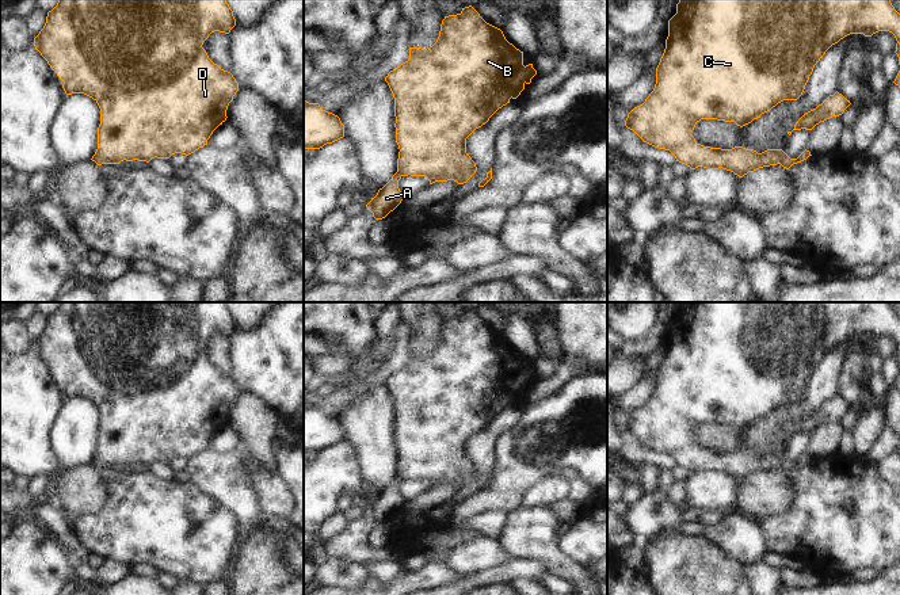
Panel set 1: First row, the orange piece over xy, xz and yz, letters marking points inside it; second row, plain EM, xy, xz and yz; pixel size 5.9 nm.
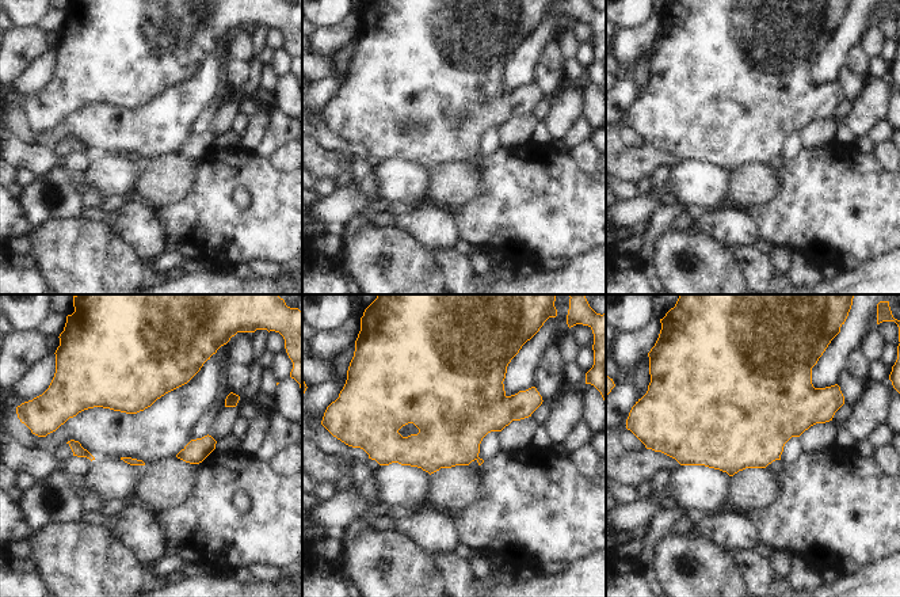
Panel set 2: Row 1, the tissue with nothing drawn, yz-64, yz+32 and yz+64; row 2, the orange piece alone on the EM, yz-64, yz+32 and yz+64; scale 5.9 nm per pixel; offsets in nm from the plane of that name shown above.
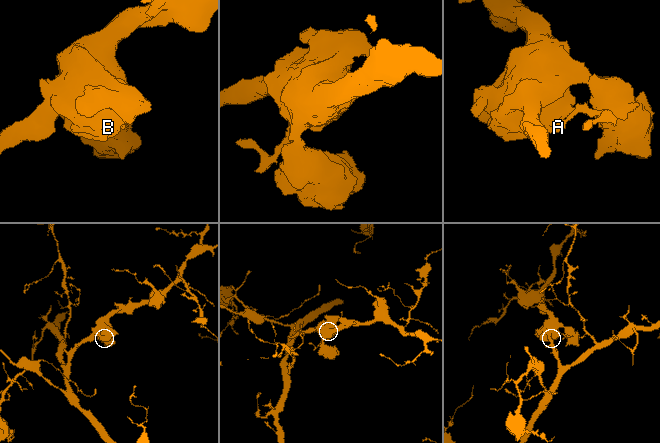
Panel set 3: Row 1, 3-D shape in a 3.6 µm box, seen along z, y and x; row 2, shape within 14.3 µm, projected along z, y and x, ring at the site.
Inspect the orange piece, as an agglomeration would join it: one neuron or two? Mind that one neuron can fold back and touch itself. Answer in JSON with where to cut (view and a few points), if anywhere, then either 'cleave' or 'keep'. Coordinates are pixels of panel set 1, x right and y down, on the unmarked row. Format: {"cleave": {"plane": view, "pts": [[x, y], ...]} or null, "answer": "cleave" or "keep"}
{"cleave": {"plane": "yz", "pts": [[784, 456], [780, 466]]}, "answer": "cleave"}

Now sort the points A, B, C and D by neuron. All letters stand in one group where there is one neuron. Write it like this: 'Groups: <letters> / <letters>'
Groups: A / B C D

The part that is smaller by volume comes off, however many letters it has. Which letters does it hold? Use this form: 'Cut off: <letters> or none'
Cut off: A

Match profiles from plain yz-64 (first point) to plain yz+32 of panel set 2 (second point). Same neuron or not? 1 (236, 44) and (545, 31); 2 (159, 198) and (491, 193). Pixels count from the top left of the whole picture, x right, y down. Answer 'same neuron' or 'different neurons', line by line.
1: different neurons
2: different neurons

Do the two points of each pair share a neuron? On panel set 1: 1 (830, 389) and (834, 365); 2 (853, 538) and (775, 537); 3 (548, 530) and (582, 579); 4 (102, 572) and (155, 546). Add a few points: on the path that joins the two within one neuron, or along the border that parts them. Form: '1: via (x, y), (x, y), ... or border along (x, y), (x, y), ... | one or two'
1: via (830, 384), (830, 370) | one
2: via (834, 538), (827, 536), (794, 536) | one
3: via (548, 544), (548, 550), (568, 569) | one
4: border along (105, 557), (111, 557), (130, 567) | two

